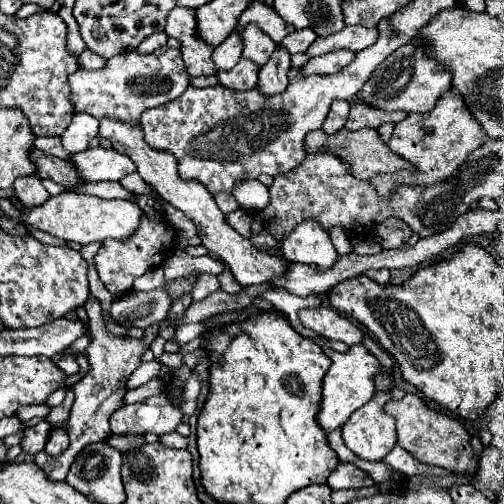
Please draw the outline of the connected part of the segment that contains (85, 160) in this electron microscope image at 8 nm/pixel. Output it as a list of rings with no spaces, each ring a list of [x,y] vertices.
[[[88,148],[78,154],[72,154],[68,160],[78,176],[90,184],[100,180],[120,180],[130,172],[136,172],[136,166],[132,160],[116,150],[104,150],[104,148]]]

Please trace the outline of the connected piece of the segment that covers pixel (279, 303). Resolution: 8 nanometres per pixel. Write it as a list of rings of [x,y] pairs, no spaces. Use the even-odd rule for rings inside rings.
[[[268,288],[268,292],[264,292],[262,296],[264,300],[272,302],[280,312],[284,312],[288,316],[288,322],[292,324],[292,328],[306,336],[306,338],[314,338],[316,334],[310,332],[300,324],[300,320],[296,320],[296,312],[302,308],[318,308],[320,306],[320,296],[308,296],[308,298],[300,298],[300,296],[292,296],[290,292],[280,292],[280,288]]]

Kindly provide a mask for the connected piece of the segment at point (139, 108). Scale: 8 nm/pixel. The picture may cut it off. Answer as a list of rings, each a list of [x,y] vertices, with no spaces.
[[[162,46],[152,54],[140,54],[136,50],[114,56],[100,70],[84,70],[68,76],[70,102],[76,112],[86,112],[98,120],[110,118],[116,122],[140,122],[140,116],[148,108],[162,106],[178,98],[190,84],[190,76],[184,68],[180,50]]]

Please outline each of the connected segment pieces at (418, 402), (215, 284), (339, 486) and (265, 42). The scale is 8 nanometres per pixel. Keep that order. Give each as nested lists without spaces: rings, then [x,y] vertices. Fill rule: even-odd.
[[[406,394],[402,400],[390,400],[384,406],[384,412],[394,416],[396,420],[396,432],[398,432],[398,444],[412,454],[422,464],[432,464],[446,468],[450,472],[462,472],[462,474],[474,474],[478,468],[478,460],[470,446],[470,434],[462,426],[458,418],[446,416],[442,412],[436,412],[426,406],[422,398],[416,394]]]
[[[201,274],[196,282],[190,296],[192,300],[202,300],[204,296],[210,296],[212,292],[220,290],[220,284],[215,275]]]
[[[340,462],[338,466],[336,466],[336,470],[330,474],[330,478],[328,478],[328,486],[332,488],[332,490],[344,490],[344,488],[364,488],[364,486],[372,486],[374,482],[372,482],[372,478],[364,472],[364,470],[360,470],[360,468],[356,468],[354,464],[350,464],[350,462]]]
[[[244,28],[240,30],[240,34],[244,36],[244,58],[254,62],[258,68],[262,68],[270,56],[272,56],[272,38],[264,36],[264,32],[260,32],[258,28]]]

